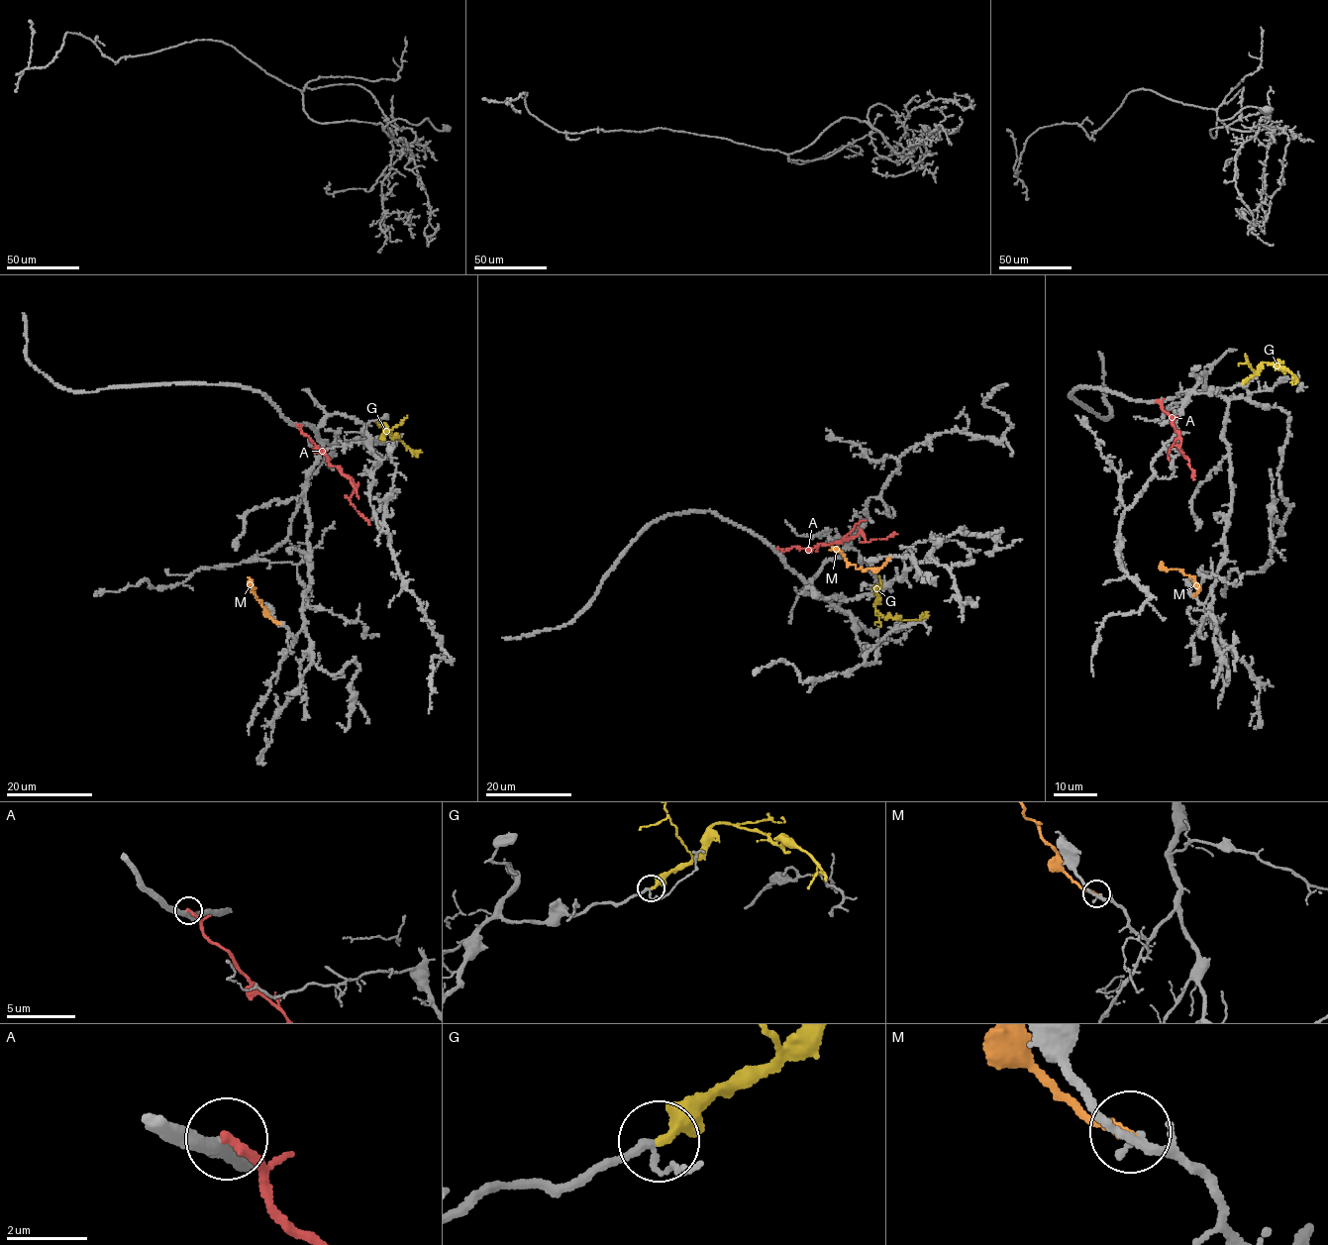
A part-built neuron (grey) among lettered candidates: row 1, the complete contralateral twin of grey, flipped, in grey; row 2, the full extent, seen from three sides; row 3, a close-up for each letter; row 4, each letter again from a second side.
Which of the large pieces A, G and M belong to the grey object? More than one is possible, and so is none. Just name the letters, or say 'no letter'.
G

